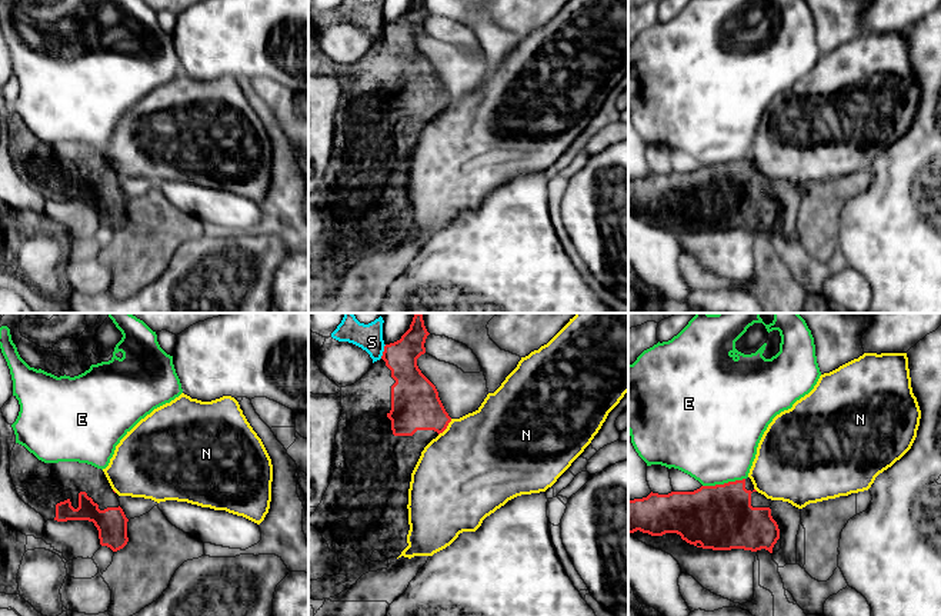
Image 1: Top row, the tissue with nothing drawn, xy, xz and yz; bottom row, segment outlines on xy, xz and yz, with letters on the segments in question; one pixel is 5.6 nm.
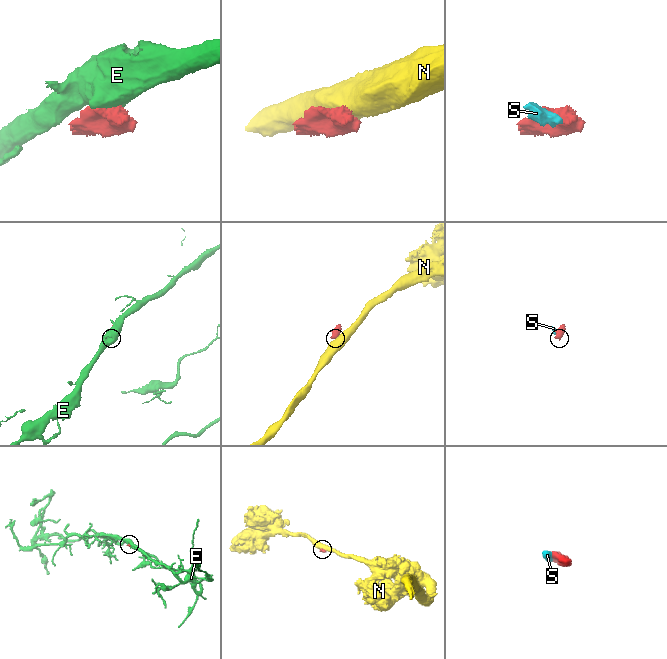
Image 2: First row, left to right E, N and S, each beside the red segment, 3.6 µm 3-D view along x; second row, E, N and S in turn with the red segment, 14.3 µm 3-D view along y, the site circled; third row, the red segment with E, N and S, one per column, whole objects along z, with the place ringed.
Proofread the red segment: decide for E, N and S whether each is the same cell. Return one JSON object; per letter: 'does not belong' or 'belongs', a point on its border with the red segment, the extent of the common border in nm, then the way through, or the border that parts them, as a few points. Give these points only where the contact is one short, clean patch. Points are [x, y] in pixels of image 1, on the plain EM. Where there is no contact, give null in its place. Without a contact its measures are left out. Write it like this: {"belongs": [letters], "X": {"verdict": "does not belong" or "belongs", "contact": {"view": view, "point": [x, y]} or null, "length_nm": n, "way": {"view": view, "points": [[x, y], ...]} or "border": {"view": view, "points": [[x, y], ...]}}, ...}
{"belongs": [], "E": {"verdict": "does not belong", "contact": {"view": "yz", "point": [724, 163]}, "length_nm": 240}, "N": {"verdict": "does not belong", "contact": {"view": "xz", "point": [446, 107]}, "length_nm": 120, "border": {"view": "xz", "points": [[451, 99], [439, 115]]}}, "S": {"verdict": "does not belong", "contact": {"view": "xz", "point": [383, 32]}, "length_nm": 90, "border": {"view": "xz", "points": [[386, 25], [380, 37]]}}}

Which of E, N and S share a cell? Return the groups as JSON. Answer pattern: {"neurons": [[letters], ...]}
{"neurons": [["E"], ["N"], ["S"]]}

